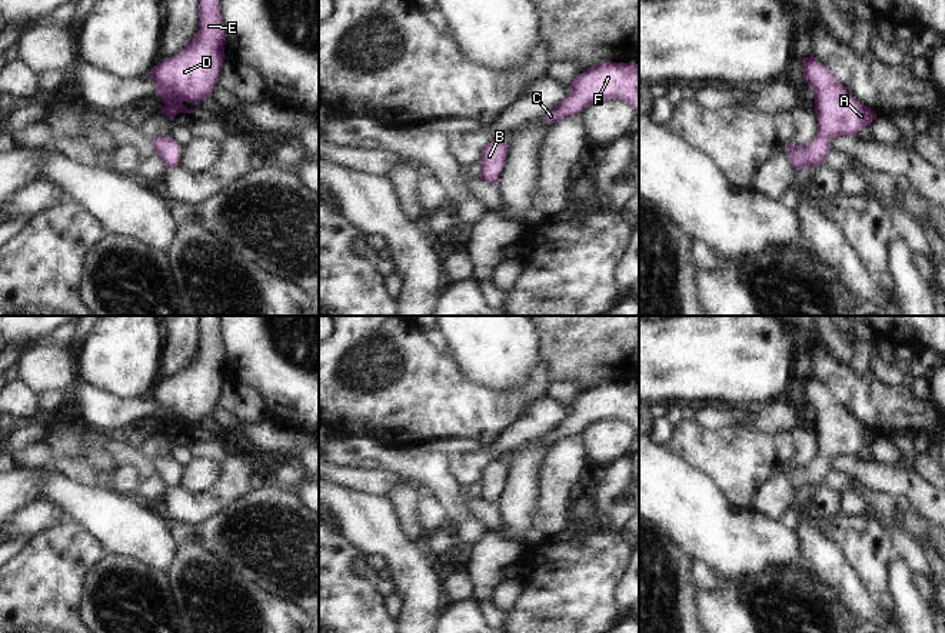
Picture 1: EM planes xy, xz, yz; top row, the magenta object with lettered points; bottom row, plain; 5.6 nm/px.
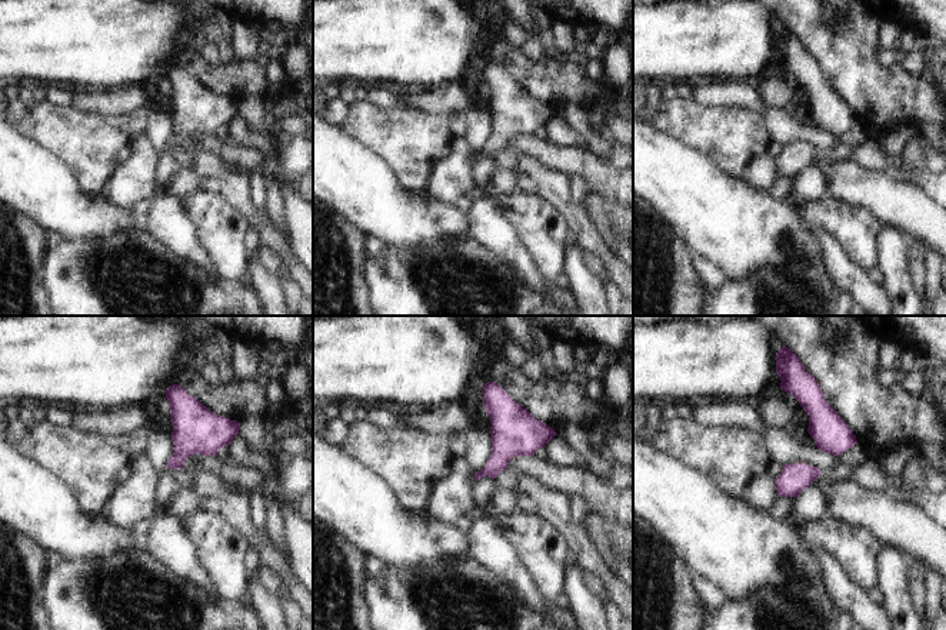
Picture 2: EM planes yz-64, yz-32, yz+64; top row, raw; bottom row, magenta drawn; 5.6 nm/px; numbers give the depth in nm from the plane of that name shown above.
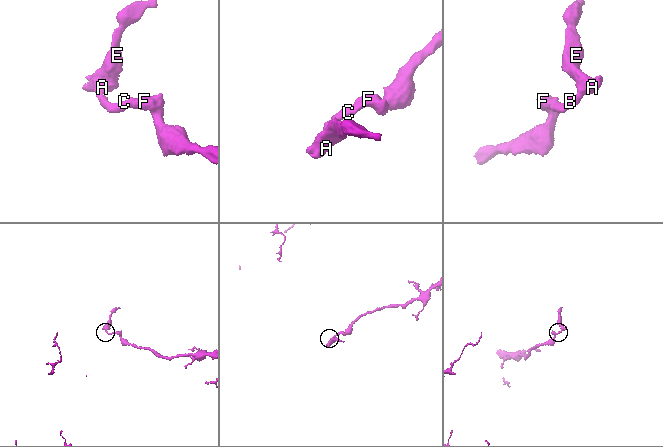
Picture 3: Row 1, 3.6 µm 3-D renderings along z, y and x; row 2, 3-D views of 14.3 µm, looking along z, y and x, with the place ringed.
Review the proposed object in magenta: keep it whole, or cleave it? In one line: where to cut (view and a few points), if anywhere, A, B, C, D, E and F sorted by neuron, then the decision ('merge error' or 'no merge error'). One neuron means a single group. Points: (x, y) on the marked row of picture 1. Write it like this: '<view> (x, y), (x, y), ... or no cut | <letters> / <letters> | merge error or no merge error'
no cut | A B C D E F | no merge error

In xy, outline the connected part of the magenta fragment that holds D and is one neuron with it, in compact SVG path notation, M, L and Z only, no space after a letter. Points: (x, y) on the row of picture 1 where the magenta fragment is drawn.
M199 0L199 27L194 39L182 53L162 60L150 70L150 80L156 83L156 96L164 103L162 114L173 119L179 113L199 113L199 109L189 110L182 103L200 104L210 97L226 57L224 44L226 36L222 26L219 0Z

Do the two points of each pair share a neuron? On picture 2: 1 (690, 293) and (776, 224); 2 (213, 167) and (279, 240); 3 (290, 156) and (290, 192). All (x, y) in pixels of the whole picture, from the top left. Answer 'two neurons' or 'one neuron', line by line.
1: two neurons
2: one neuron
3: one neuron

